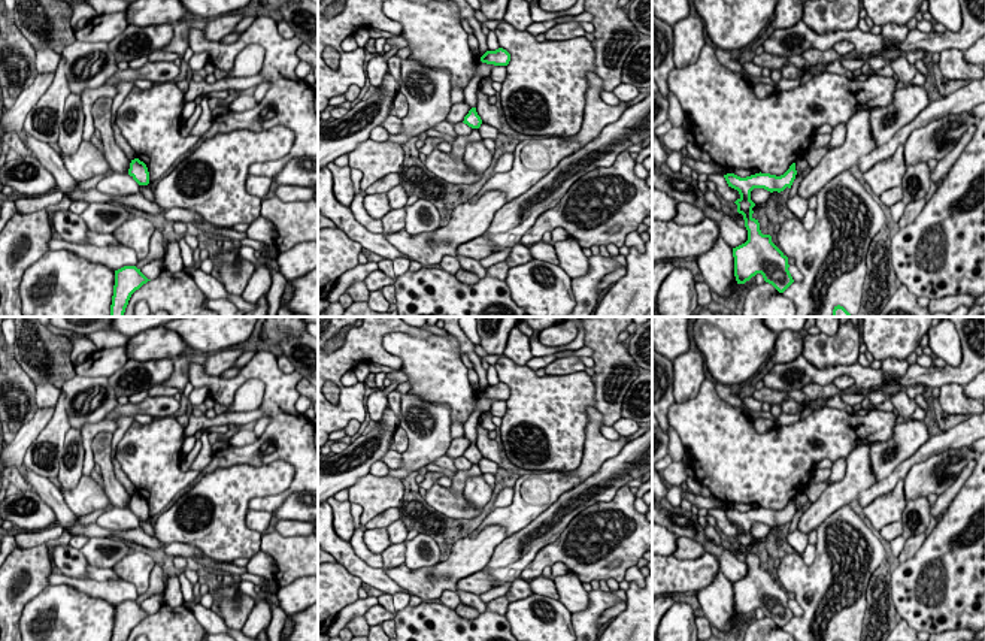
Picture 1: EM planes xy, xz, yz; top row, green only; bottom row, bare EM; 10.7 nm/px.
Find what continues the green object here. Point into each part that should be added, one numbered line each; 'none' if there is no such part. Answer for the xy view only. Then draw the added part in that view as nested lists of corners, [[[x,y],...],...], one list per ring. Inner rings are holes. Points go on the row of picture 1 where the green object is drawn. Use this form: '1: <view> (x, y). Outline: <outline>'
none

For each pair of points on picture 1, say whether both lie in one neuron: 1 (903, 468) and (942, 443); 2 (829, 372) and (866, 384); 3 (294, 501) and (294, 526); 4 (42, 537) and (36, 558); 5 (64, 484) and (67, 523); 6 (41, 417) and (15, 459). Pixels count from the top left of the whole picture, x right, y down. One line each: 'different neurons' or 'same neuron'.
1: same neuron
2: same neuron
3: same neuron
4: different neurons
5: different neurons
6: same neuron

